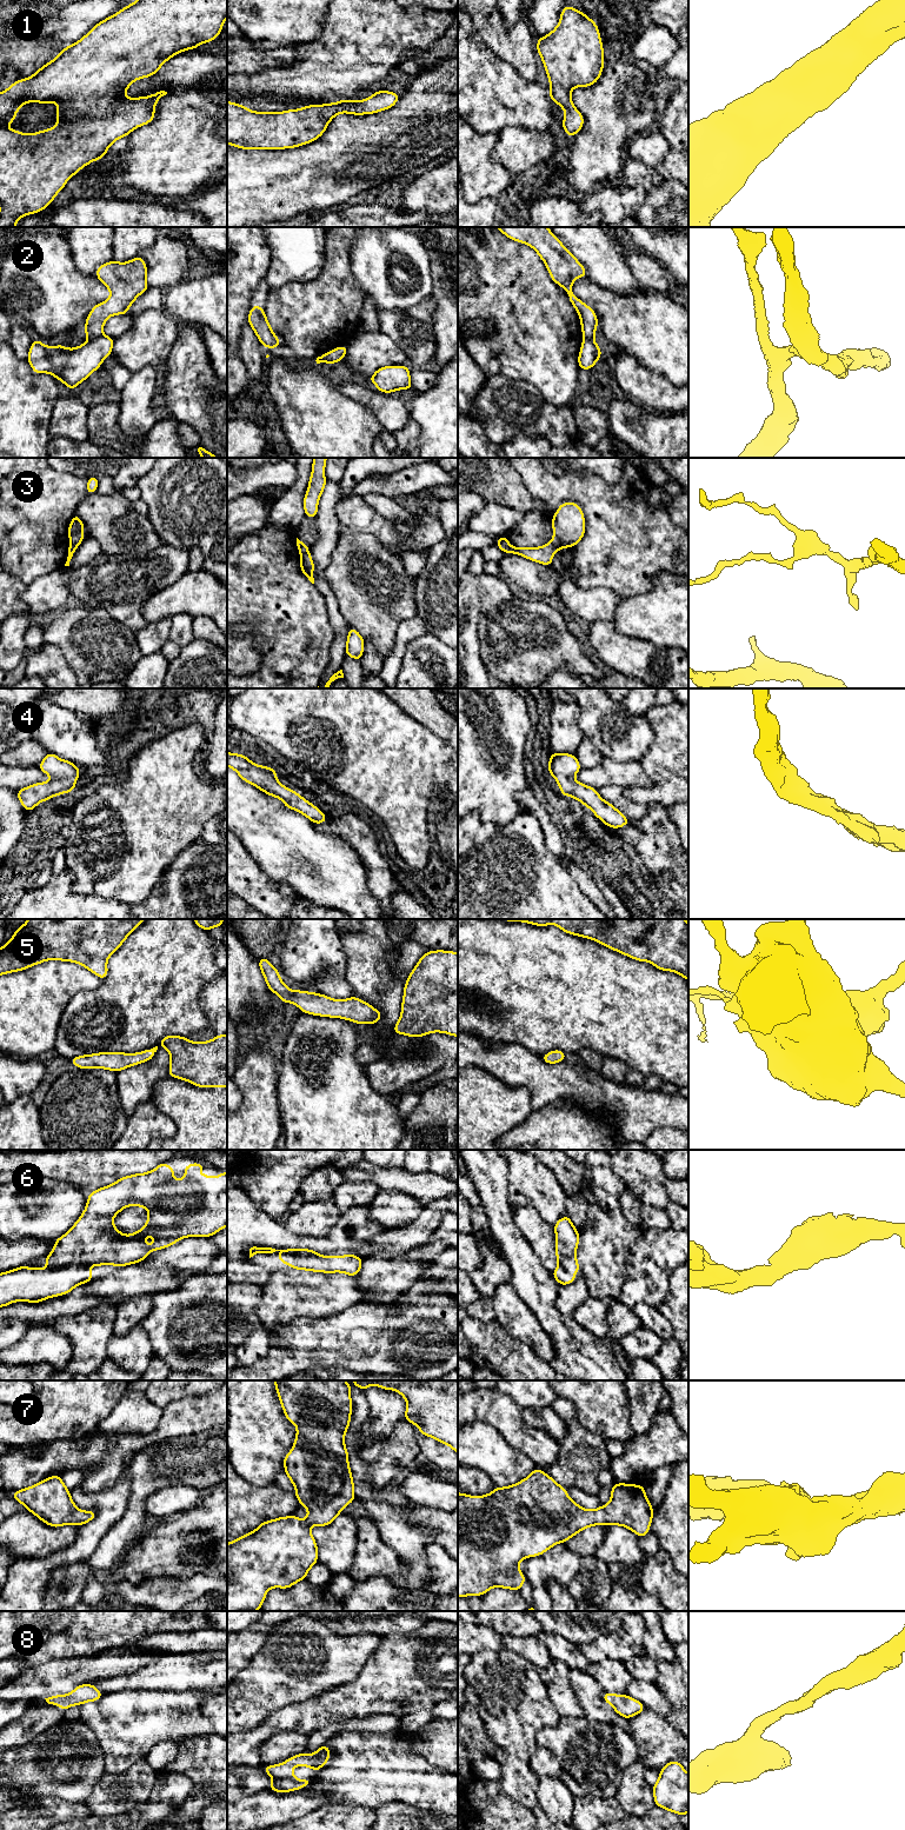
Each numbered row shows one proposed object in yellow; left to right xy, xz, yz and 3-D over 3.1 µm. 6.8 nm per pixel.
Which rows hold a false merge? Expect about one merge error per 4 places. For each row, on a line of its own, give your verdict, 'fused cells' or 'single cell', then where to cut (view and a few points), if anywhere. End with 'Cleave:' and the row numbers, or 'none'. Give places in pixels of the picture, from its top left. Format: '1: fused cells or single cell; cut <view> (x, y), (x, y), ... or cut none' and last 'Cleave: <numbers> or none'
1: single cell; cut none
2: fused cells; cut xy (101, 333), (90, 340)
3: fused cells; cut xz (308, 551), (301, 556)
4: single cell; cut none
5: single cell; cut none
6: single cell; cut none
7: single cell; cut none
8: single cell; cut none
Cleave: 2, 3

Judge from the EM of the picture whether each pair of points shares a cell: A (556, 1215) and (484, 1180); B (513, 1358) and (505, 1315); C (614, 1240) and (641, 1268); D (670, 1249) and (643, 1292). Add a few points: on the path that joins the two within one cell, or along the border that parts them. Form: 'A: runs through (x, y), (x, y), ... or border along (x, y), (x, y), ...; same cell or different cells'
A: border along (506, 1165), (507, 1199), (513, 1209); different cells
B: border along (494, 1318), (511, 1336), (526, 1343), (532, 1349); different cells
C: border along (644, 1231), (626, 1259), (626, 1277), (623, 1282); different cells
D: runs through (658, 1255), (651, 1262), (651, 1278), (649, 1280); same cell

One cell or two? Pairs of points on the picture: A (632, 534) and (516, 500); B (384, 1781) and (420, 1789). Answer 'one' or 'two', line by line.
A: two
B: one

